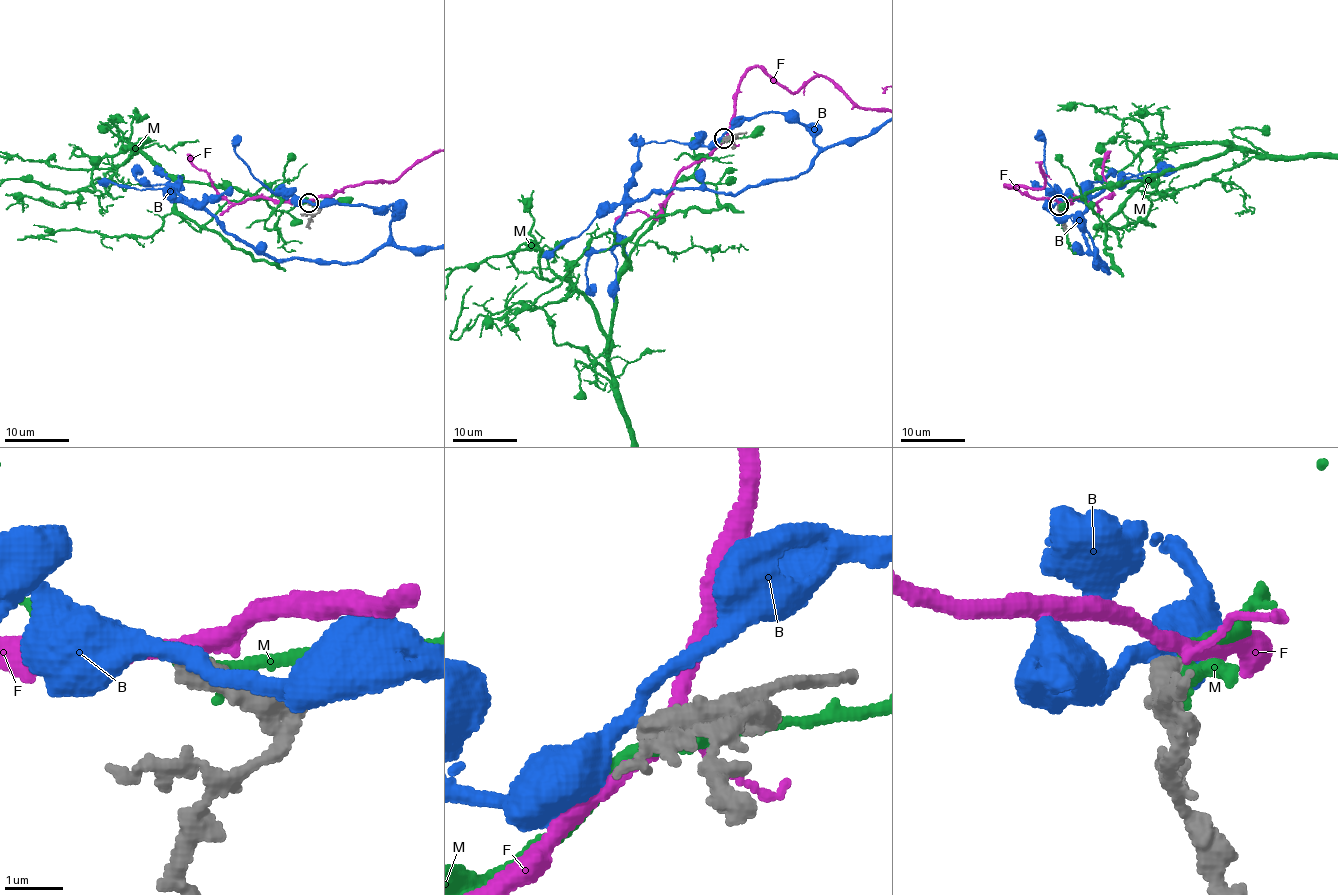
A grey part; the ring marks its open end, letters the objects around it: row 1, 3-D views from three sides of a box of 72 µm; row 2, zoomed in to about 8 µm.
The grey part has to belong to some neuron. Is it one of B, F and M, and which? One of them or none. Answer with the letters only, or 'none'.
none

